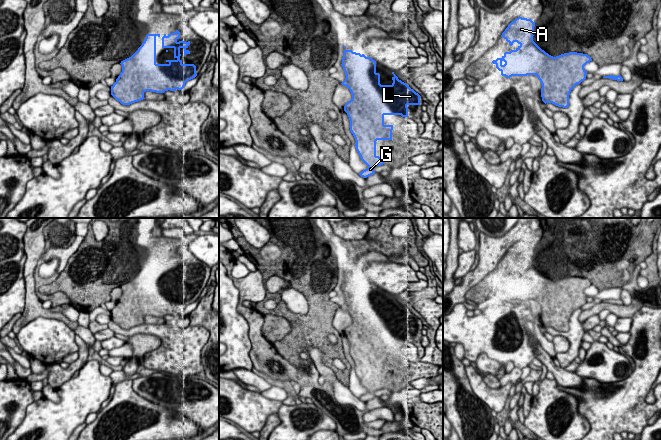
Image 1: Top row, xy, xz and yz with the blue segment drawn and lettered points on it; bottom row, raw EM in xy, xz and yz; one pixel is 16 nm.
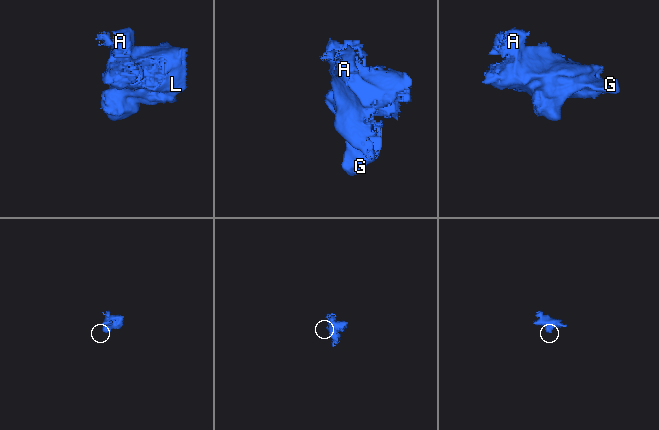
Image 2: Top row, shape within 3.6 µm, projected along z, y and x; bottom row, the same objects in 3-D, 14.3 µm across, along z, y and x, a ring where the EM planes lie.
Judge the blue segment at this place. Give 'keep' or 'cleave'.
keep

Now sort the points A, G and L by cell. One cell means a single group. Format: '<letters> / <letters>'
A G L

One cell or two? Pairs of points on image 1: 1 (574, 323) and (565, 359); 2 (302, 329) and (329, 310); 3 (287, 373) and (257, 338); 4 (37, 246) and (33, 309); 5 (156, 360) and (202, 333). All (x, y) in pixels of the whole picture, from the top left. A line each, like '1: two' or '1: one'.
1: one
2: one
3: one
4: one
5: one

